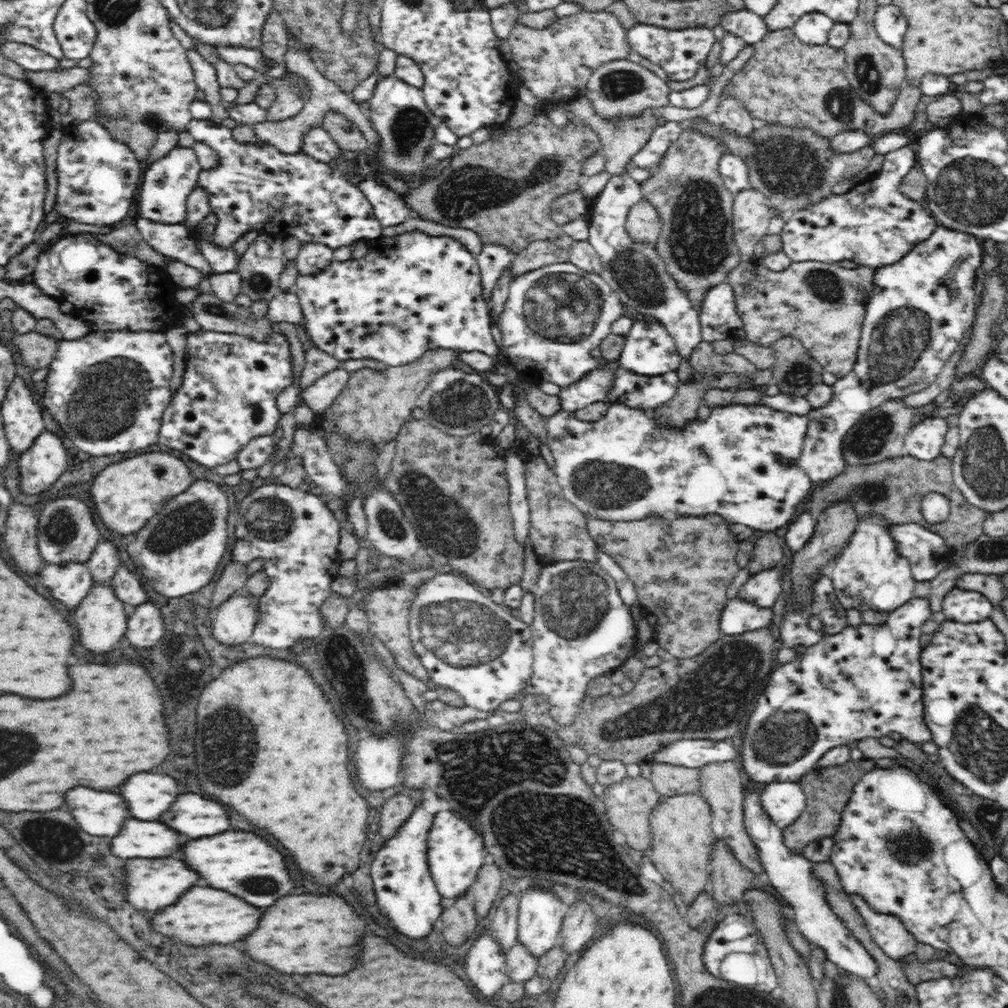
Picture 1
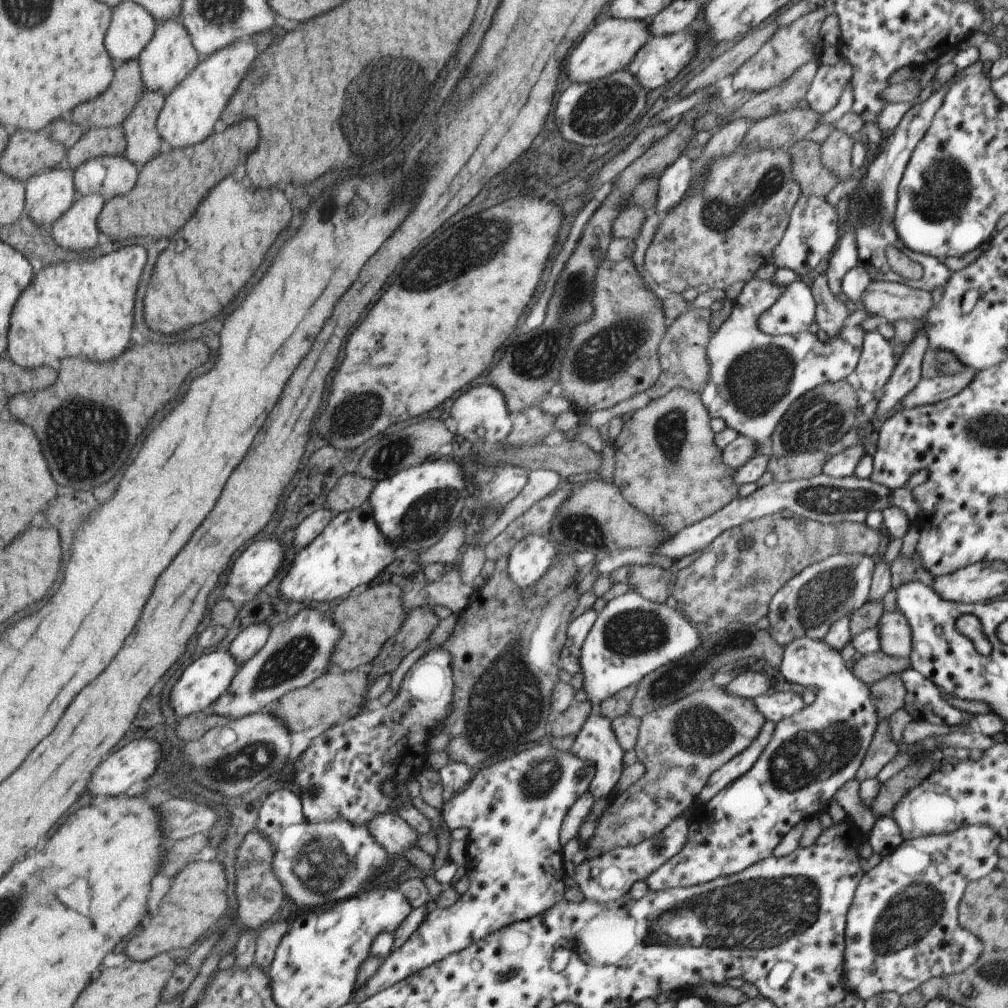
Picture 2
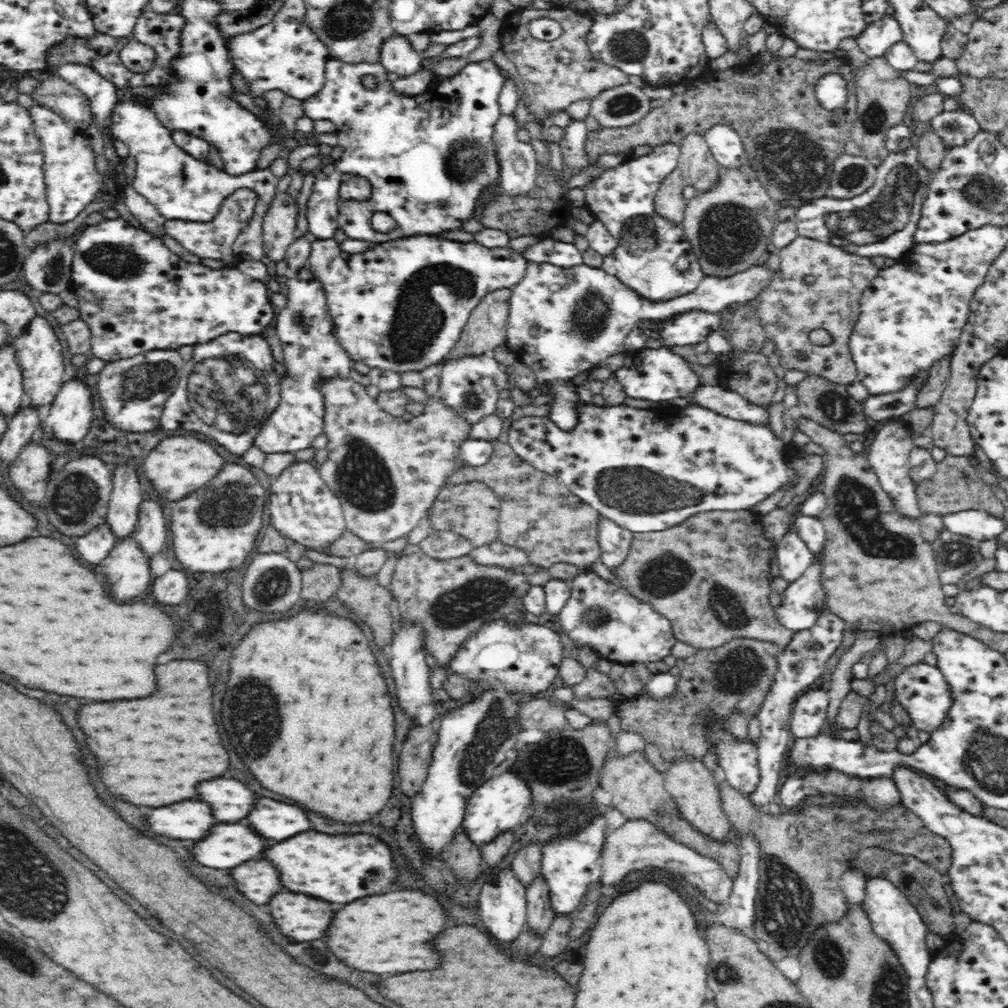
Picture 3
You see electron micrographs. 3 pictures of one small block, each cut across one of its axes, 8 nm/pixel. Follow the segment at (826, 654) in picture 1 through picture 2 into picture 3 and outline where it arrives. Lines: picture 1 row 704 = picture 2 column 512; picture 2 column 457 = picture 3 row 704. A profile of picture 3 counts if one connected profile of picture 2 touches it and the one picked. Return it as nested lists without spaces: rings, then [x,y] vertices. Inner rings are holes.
[[[924,662],[909,665],[895,678],[895,700],[898,700],[908,711],[913,726],[918,731],[935,732],[942,728],[944,720],[952,706],[952,691],[946,677],[938,667],[929,666]],[[814,689],[796,698],[792,706],[790,729],[793,737],[816,737],[823,732],[827,722],[827,707],[830,700],[822,689]]]

